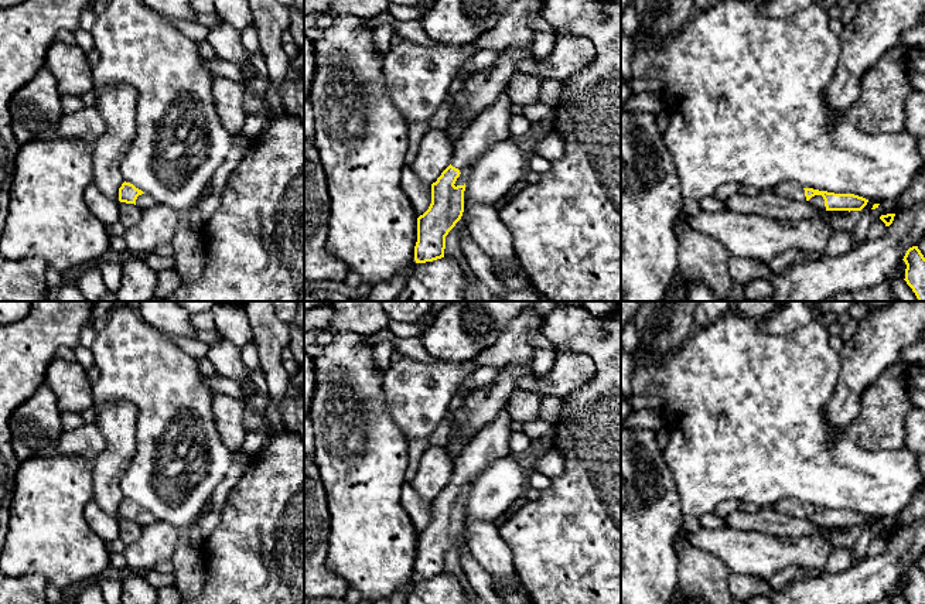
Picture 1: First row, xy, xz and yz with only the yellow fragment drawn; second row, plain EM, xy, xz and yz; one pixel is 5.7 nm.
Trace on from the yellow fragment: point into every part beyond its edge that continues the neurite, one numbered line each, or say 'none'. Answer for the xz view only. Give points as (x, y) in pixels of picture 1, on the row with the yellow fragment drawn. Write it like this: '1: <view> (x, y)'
1: xz (491, 126)

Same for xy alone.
1: xy (144, 200)

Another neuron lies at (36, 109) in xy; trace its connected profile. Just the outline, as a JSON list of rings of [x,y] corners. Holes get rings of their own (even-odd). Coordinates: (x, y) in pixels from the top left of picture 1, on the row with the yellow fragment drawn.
[[[44,65],[8,103],[11,129],[20,146],[58,137],[61,93],[52,72]]]

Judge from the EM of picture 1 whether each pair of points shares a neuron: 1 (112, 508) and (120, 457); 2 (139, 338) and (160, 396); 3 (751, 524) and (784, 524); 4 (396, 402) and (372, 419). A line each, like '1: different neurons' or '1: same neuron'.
1: same neuron
2: same neuron
3: same neuron
4: different neurons

